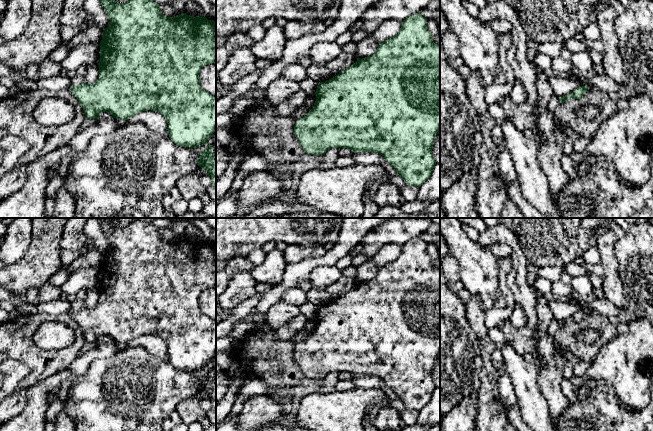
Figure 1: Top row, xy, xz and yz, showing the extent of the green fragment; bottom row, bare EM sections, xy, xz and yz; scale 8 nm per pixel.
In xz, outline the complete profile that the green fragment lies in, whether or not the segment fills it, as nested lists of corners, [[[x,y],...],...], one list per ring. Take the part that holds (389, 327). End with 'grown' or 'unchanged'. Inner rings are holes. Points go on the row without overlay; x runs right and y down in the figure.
[[[416,237],[402,246],[400,255],[394,260],[379,267],[376,276],[367,282],[358,282],[347,293],[339,296],[335,301],[318,307],[316,325],[313,332],[294,350],[294,359],[298,363],[304,376],[313,380],[325,378],[331,372],[347,372],[354,377],[377,376],[384,380],[397,395],[397,398],[407,409],[420,411],[430,400],[436,385],[432,378],[434,365],[440,352],[440,268],[434,267],[427,252],[427,243]]]; unchanged

